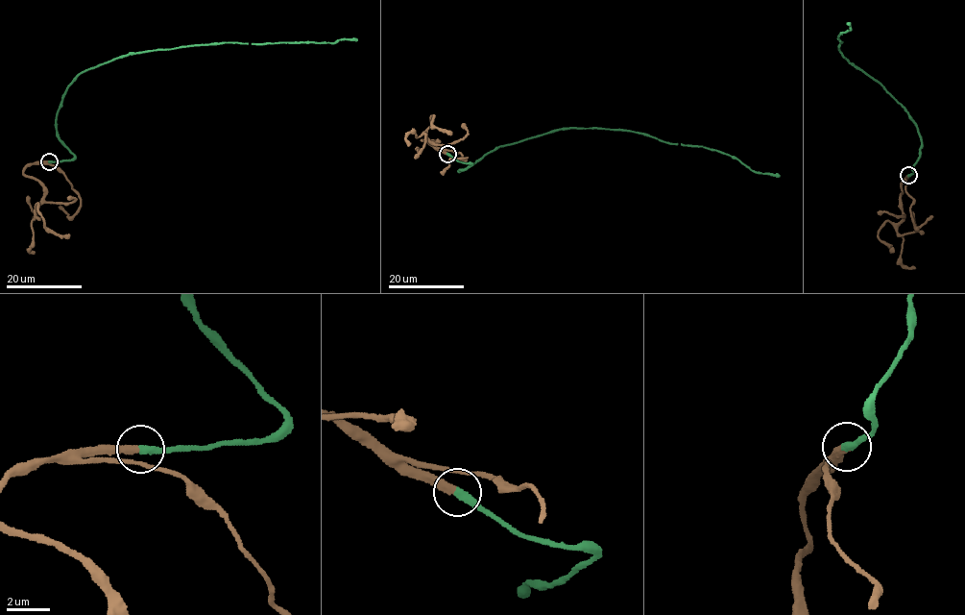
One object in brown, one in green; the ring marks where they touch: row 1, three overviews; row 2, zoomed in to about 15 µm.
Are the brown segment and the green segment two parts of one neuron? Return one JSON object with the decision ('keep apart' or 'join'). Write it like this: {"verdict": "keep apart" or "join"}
{"verdict": "join"}

